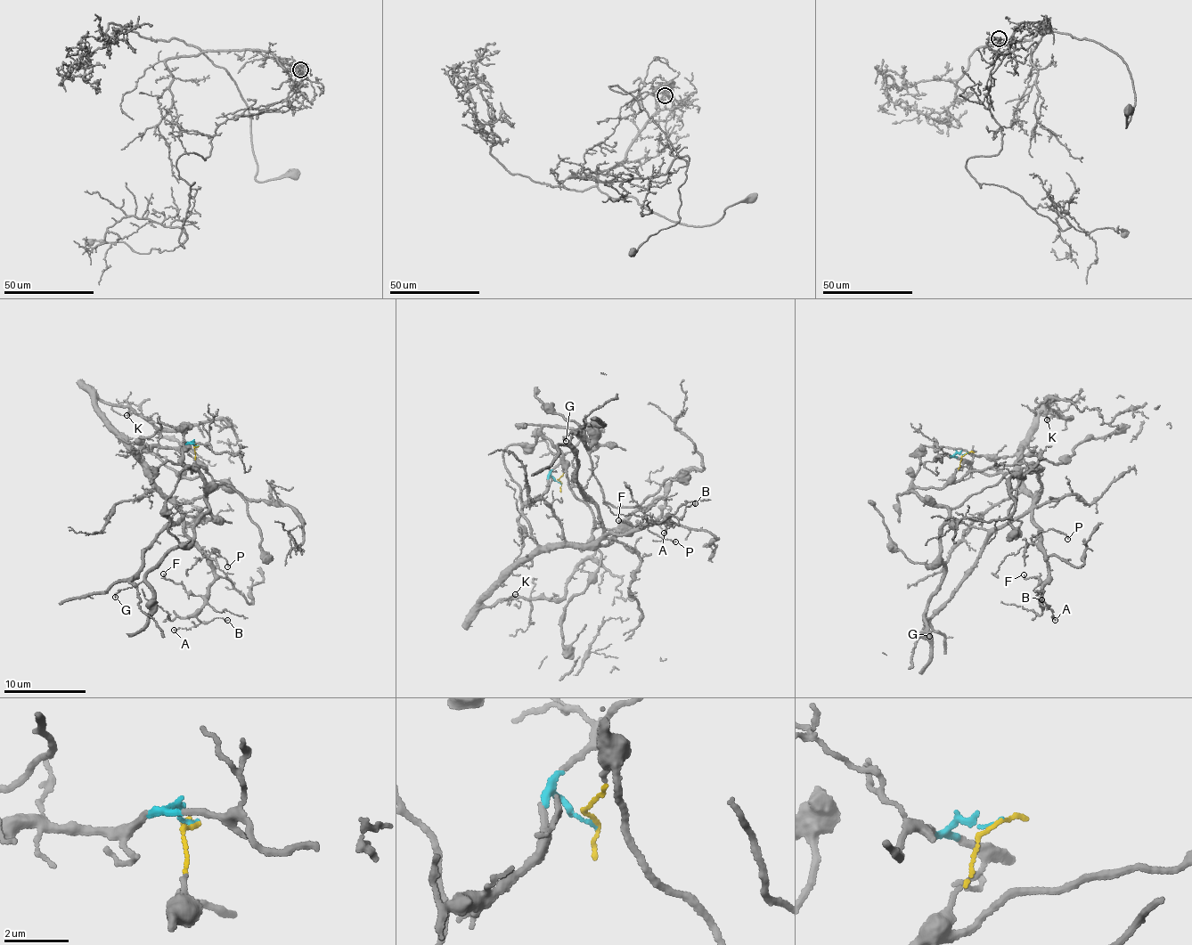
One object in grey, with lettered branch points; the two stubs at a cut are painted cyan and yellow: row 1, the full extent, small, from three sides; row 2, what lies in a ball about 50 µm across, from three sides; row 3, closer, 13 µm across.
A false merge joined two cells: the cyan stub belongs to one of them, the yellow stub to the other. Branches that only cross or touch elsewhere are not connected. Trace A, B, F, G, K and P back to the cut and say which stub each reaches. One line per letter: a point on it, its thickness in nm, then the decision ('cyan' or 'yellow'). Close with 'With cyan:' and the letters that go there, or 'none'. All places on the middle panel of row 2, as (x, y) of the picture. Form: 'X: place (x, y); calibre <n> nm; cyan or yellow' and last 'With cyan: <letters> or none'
A: place (664, 533); calibre 120 nm; cyan
B: place (695, 503); calibre 100 nm; cyan
F: place (618, 520); calibre 150 nm; cyan
G: place (566, 441); calibre 100 nm; yellow
K: place (515, 594); calibre 90 nm; cyan
P: place (675, 541); calibre 100 nm; cyan
With cyan: A, B, F, K, P

